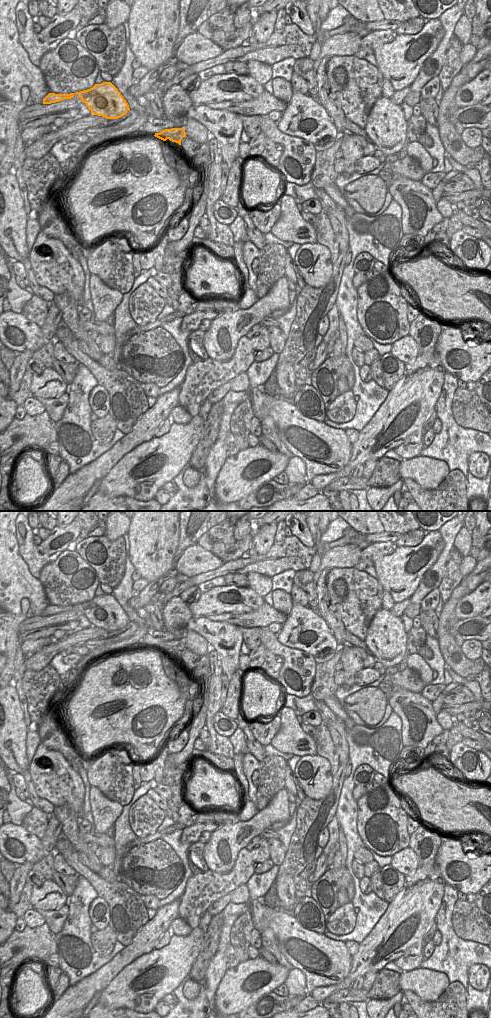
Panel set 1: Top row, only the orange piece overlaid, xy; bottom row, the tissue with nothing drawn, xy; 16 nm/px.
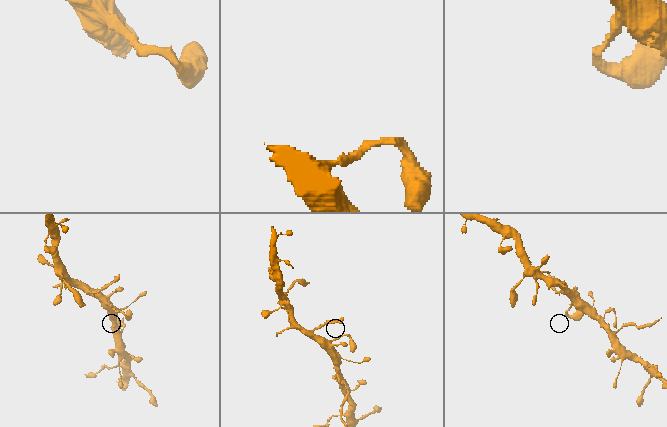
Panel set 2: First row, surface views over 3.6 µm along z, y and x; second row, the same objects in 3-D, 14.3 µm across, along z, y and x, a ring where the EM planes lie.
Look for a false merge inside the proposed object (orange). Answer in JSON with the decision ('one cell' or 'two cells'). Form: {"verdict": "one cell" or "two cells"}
{"verdict": "one cell"}

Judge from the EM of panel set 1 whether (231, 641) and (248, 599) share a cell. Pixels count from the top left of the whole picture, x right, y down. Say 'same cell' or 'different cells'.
different cells

